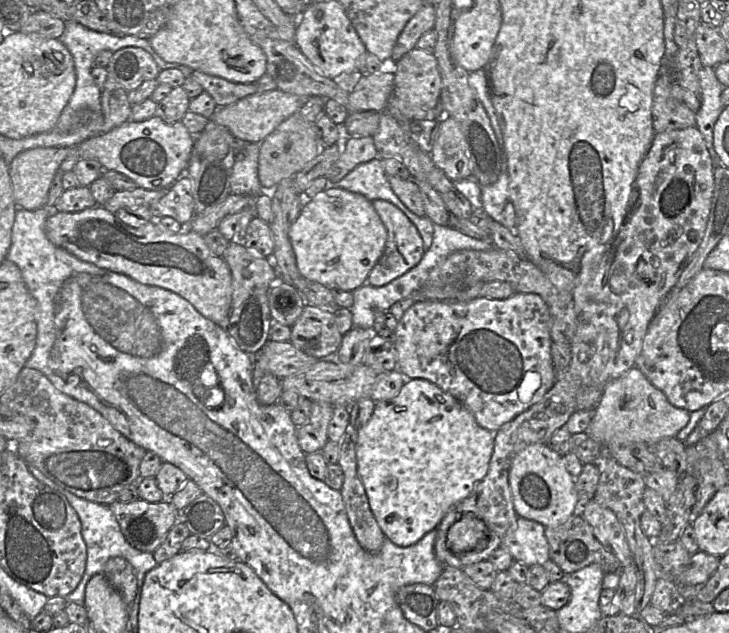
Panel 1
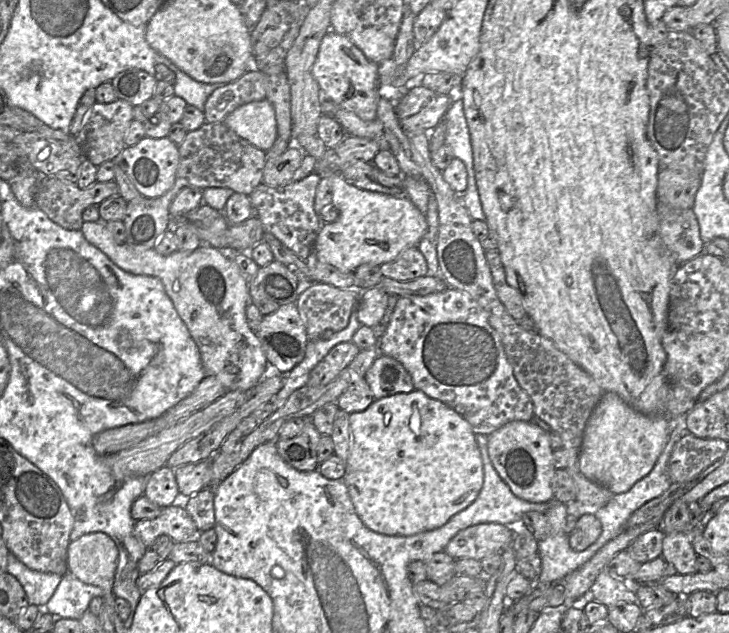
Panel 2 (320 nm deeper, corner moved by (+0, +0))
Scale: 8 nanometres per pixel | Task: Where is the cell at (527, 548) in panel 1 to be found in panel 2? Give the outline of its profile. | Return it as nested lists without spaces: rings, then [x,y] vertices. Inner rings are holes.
[[[482,523],[458,532],[443,550],[453,559],[481,561],[511,545],[515,529],[499,523]]]

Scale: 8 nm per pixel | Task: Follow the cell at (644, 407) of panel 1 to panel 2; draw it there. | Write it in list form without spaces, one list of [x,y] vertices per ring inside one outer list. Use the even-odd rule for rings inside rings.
[[[604,392],[584,430],[578,458],[580,472],[587,479],[609,489],[614,495],[625,493],[650,473],[668,442],[670,432],[671,419],[669,416],[642,414],[626,404],[616,393]]]

